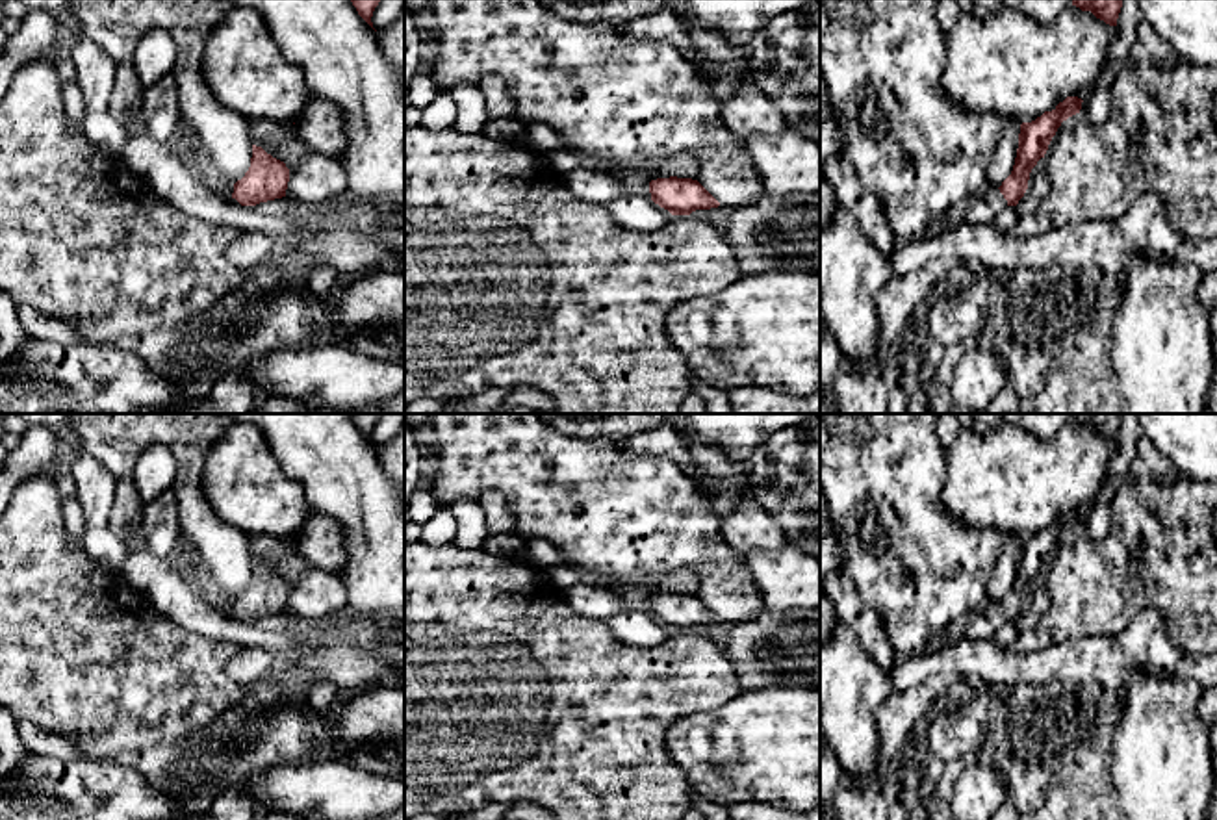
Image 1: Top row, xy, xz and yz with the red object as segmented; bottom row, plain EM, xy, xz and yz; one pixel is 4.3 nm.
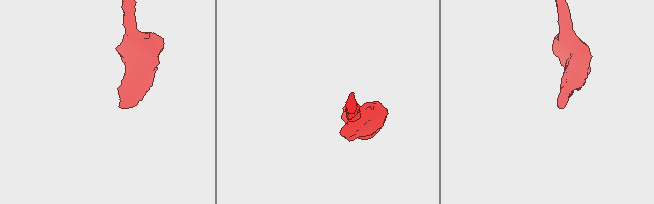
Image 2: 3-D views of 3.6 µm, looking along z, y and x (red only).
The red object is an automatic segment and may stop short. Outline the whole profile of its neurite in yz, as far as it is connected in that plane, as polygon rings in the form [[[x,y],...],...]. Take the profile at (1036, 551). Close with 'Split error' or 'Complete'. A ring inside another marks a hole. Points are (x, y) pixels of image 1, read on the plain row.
[[[1067,512],[1052,527],[1020,540],[1018,564],[1011,590],[996,603],[985,603],[954,631],[952,638],[993,640],[1007,621],[1017,621],[1028,605],[1031,584],[1044,573],[1052,553],[1069,532],[1080,529],[1082,514]]]. Split error

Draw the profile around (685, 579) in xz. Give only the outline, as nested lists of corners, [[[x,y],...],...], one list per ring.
[[[677,570],[672,575],[666,575],[659,581],[651,596],[657,594],[698,594],[698,575],[692,570]]]

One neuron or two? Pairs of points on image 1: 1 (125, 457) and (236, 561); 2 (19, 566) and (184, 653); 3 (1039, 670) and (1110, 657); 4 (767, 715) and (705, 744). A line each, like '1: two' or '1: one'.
1: one
2: one
3: one
4: one

